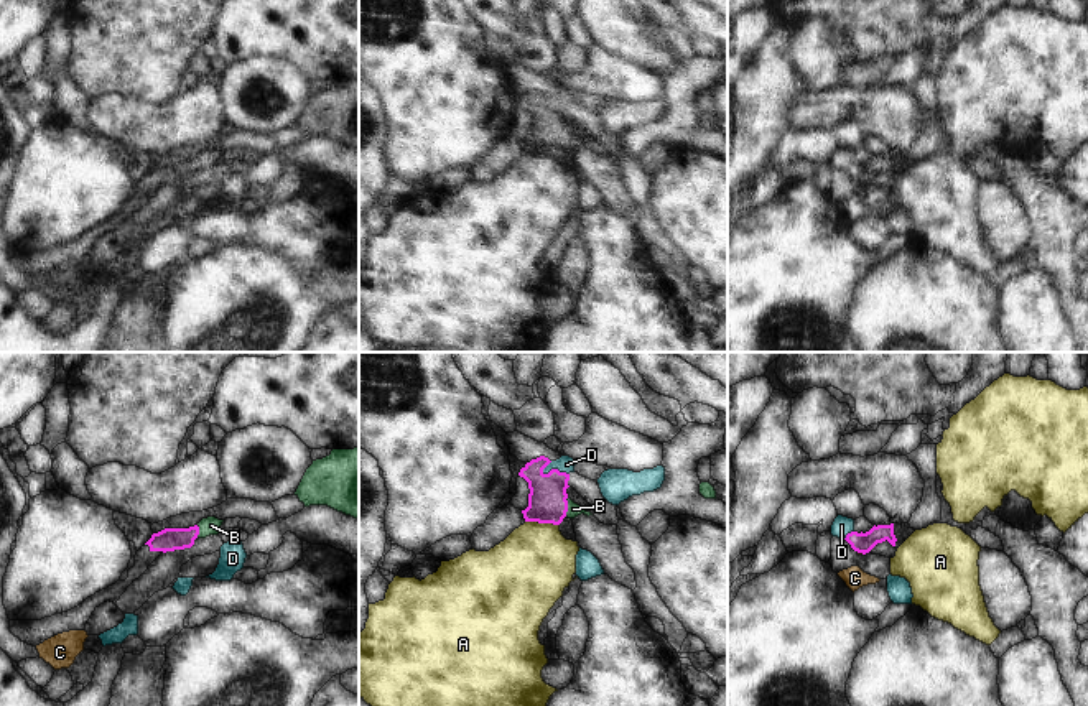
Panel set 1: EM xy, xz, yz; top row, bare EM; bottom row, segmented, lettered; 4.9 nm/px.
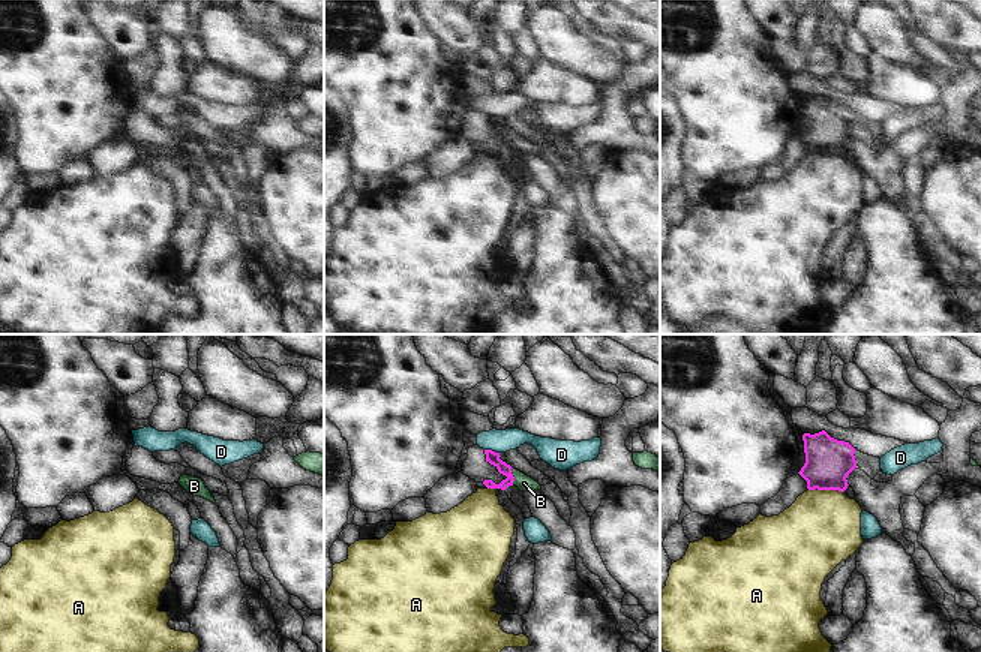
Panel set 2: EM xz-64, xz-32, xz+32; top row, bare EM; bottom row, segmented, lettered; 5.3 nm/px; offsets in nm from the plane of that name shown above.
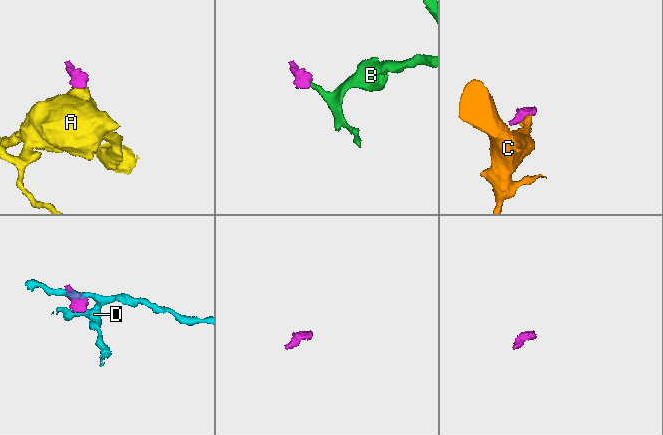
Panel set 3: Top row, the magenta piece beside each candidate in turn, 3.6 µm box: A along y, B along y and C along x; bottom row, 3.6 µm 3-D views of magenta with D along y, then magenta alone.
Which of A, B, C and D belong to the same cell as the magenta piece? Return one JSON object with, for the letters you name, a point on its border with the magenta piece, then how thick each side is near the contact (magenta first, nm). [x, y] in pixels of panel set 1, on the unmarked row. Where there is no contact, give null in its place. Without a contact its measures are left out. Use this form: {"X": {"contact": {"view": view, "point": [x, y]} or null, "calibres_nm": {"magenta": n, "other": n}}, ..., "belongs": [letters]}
{"B": {"contact": {"view": "xz", "point": [567, 139]}, "calibres_nm": {"magenta": 190, "other": 60}}, "belongs": ["B"]}

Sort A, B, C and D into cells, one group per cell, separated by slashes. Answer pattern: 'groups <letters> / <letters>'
groups A / B / C / D

